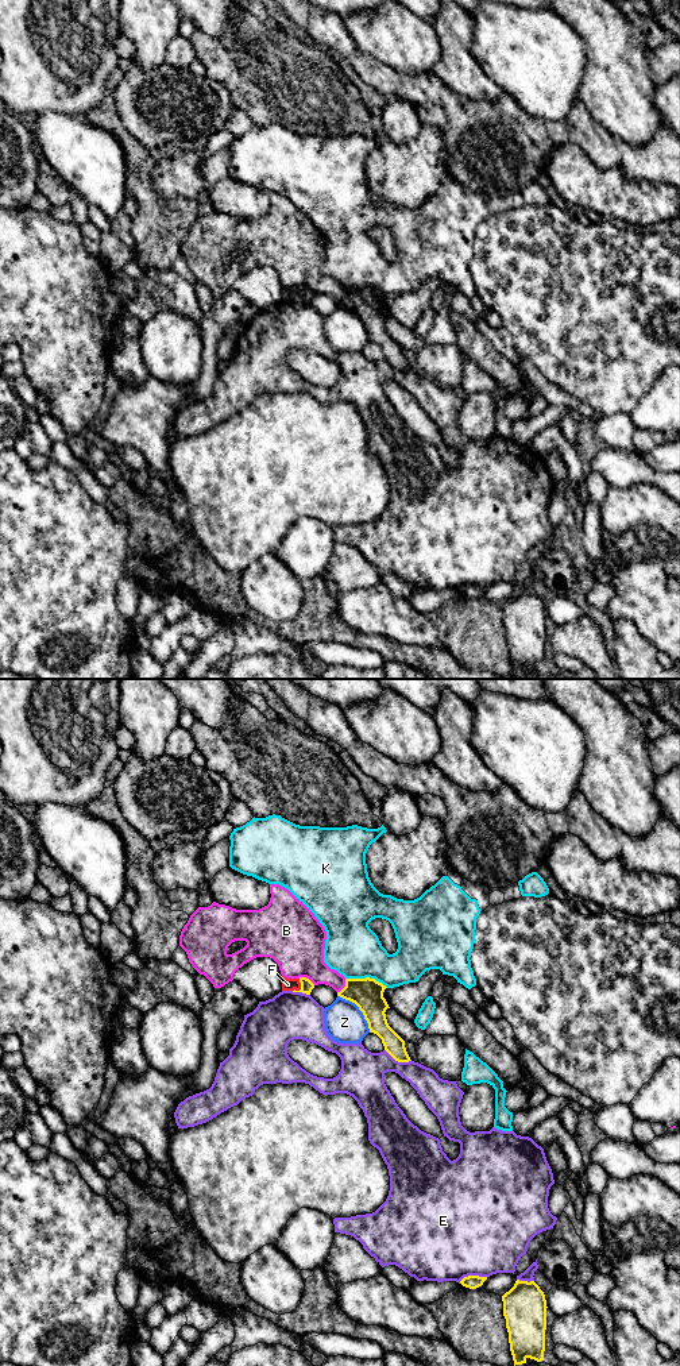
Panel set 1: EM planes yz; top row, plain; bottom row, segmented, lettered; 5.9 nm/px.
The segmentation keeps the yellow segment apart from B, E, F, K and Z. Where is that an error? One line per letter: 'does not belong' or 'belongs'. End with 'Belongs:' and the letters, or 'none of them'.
B: does not belong
E: does not belong
F: belongs
K: does not belong
Z: does not belong
Belongs: F

